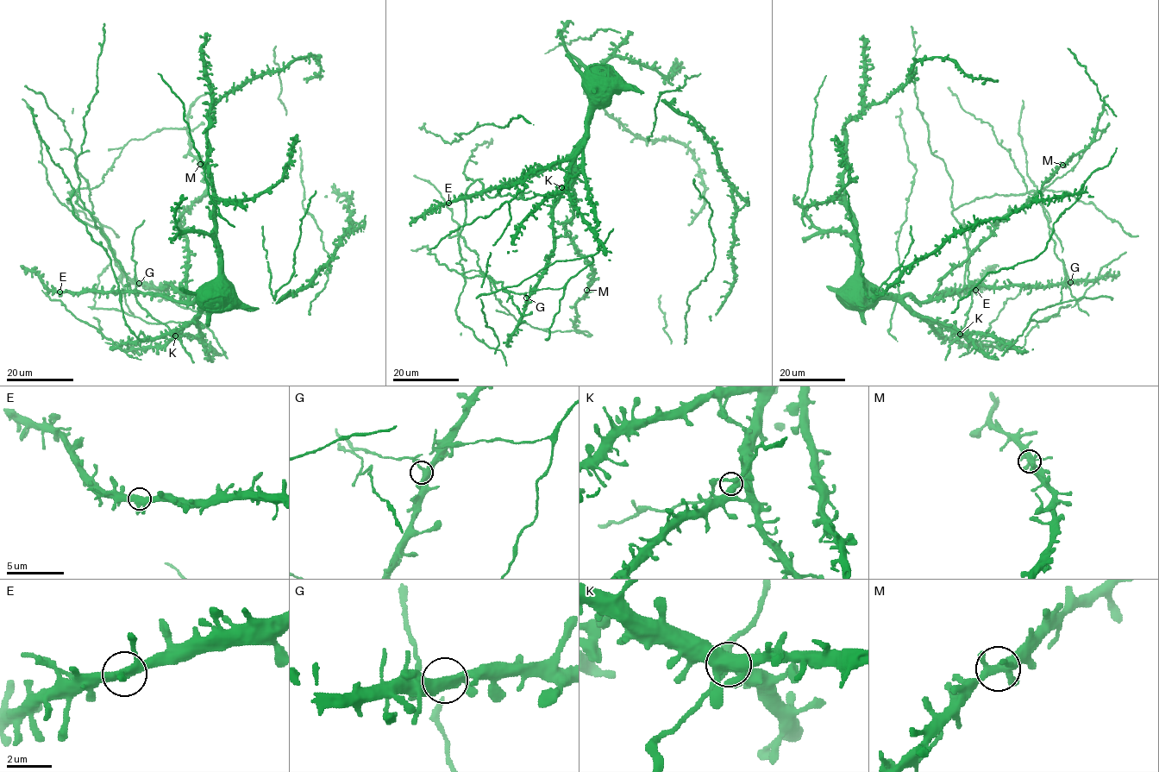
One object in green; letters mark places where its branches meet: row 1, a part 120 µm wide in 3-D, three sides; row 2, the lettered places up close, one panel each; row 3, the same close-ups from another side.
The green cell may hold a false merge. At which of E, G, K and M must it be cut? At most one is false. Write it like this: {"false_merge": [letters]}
{"false_merge": []}

